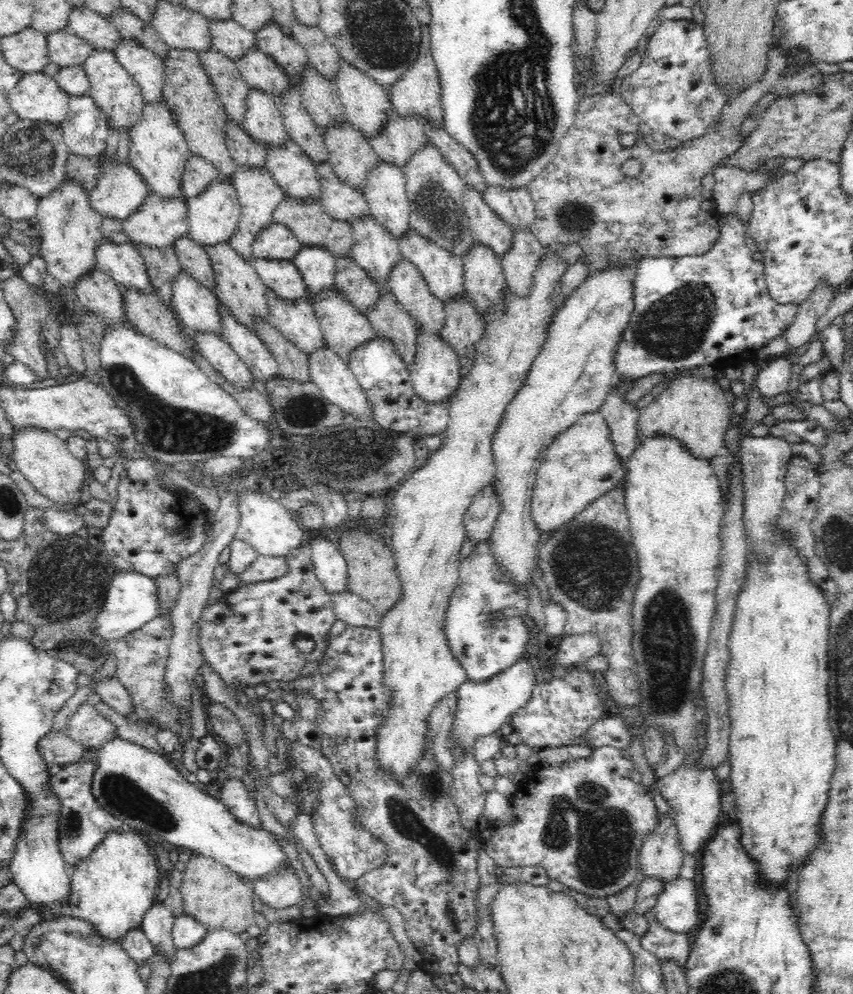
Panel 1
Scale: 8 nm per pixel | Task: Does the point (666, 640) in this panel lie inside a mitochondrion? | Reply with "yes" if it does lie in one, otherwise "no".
yes

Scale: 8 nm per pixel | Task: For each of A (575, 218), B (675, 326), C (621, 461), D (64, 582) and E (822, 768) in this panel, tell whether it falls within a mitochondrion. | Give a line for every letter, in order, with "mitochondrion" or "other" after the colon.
A: mitochondrion
B: mitochondrion
C: other
D: mitochondrion
E: other

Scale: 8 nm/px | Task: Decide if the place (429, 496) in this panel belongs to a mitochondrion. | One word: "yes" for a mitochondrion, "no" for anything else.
no

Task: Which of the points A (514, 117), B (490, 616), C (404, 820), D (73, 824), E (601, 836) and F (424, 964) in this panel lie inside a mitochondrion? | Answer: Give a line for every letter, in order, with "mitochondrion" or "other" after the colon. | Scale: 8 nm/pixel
A: mitochondrion
B: mitochondrion
C: mitochondrion
D: mitochondrion
E: mitochondrion
F: other

